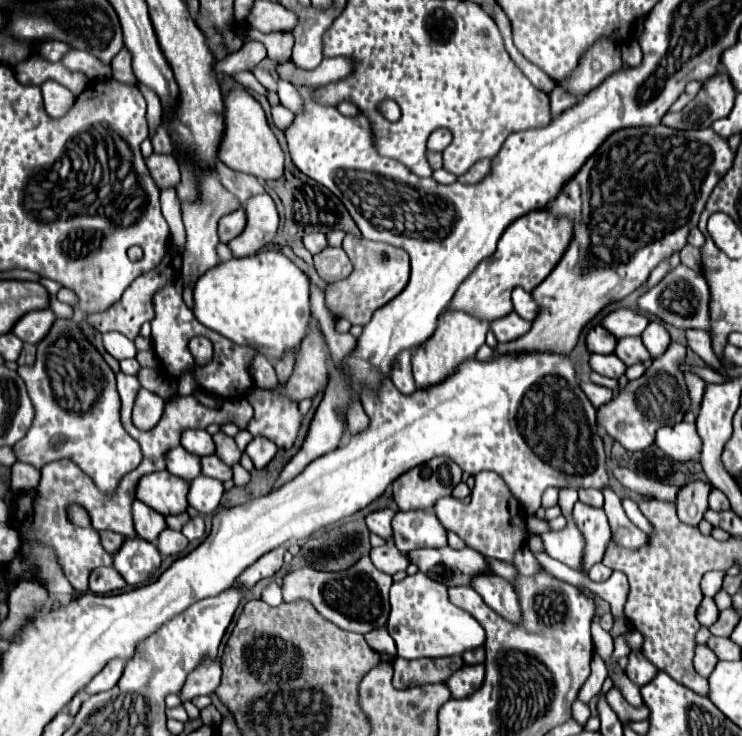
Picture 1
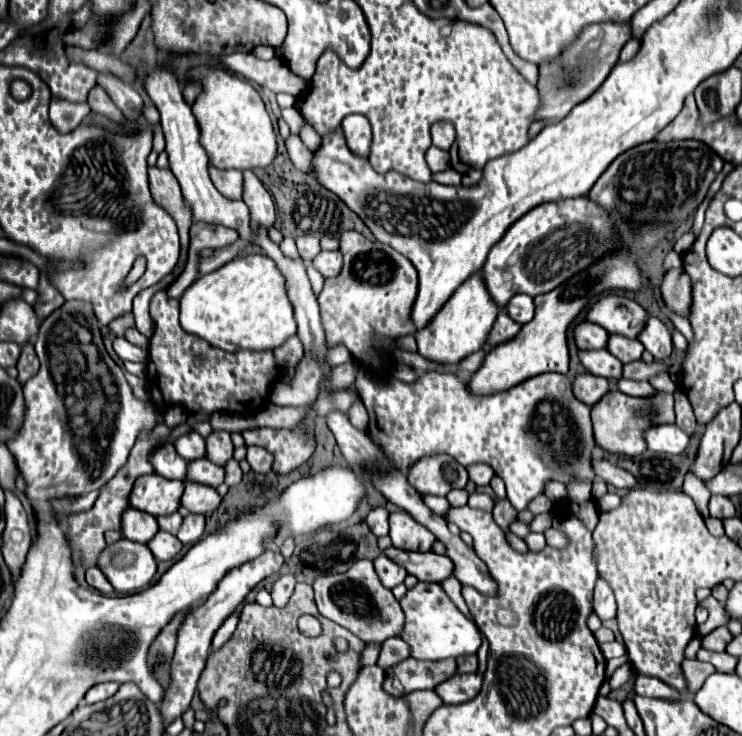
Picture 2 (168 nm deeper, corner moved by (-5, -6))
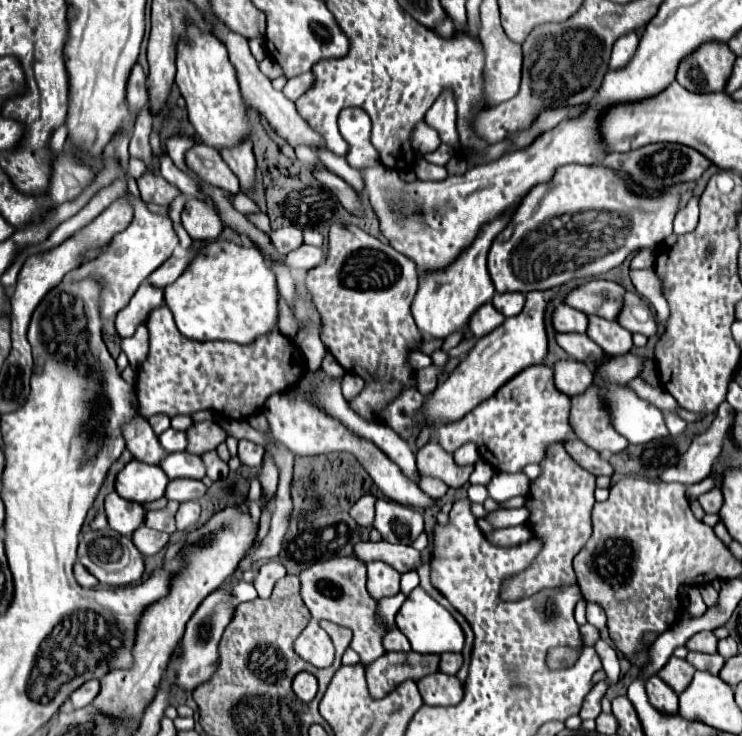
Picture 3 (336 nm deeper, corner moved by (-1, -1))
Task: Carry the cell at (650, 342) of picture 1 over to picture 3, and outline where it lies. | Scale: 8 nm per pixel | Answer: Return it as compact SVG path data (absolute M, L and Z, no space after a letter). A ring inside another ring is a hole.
M625 293L625 303L617 323L631 333L643 333L645 337L657 333L657 321L649 309L649 303L645 303L645 299L637 293Z

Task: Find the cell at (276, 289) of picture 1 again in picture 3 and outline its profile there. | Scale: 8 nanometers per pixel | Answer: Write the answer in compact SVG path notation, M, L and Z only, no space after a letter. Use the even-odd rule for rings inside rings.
M215 239L215 241L205 241L205 245L201 249L197 249L195 257L191 259L189 263L189 269L185 269L179 279L175 283L171 283L169 287L165 287L165 305L171 309L173 317L175 317L175 323L177 323L177 329L189 337L189 339L195 339L195 341L233 341L233 343L251 343L255 341L259 335L265 335L269 333L271 329L277 327L277 313L279 313L279 305L277 305L277 283L275 283L275 273L267 267L263 255L255 249L255 247L243 247L243 245L237 245L237 243L231 243L231 241L225 241L225 239Z

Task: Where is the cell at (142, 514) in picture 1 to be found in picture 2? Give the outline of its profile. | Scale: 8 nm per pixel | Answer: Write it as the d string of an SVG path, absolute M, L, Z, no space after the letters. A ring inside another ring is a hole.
M127 508L127 512L123 512L123 530L121 532L125 538L129 538L133 542L147 544L159 532L159 524L157 524L155 516L141 512L137 508Z

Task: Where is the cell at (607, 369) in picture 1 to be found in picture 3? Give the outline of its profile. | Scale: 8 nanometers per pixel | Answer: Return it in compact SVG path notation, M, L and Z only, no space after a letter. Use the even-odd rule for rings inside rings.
M555 333L555 341L561 349L565 349L573 359L583 363L593 363L603 357L603 349L593 343L587 335L577 333Z

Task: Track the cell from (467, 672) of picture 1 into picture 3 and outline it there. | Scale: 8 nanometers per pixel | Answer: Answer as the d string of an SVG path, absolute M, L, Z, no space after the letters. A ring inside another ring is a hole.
M445 673L425 675L417 681L425 705L457 705L463 699L463 685L457 677Z

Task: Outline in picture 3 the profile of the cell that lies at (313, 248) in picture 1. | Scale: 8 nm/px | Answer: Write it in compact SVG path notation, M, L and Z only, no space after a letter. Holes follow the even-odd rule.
M281 227L269 233L269 239L273 243L273 247L277 249L277 253L287 255L289 251L297 249L303 243L303 235L297 227Z

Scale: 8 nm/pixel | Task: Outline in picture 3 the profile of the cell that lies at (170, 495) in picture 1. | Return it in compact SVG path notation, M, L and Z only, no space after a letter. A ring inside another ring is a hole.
M131 459L117 473L115 491L127 501L145 503L163 497L167 483L169 479L159 465L147 465L137 459Z

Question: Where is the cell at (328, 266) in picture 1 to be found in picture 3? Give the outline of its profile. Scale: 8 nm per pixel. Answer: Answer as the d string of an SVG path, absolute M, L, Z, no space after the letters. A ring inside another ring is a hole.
M301 245L301 247L297 247L297 251L291 251L285 257L285 265L291 267L291 269L305 269L305 271L309 271L309 269L317 267L323 259L325 259L325 255L323 255L321 247Z

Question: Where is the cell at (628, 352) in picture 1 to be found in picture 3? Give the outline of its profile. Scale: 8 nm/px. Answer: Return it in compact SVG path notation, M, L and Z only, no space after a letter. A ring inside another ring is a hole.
M597 315L587 317L589 319L589 339L593 339L607 355L625 355L631 351L633 341L631 333L623 329L617 321L607 321Z

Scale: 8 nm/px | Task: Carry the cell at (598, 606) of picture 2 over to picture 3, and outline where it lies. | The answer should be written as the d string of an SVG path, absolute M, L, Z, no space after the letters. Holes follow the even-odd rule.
M587 603L587 623L591 623L593 627L597 627L599 631L605 627L607 617L605 617L603 609L597 603Z

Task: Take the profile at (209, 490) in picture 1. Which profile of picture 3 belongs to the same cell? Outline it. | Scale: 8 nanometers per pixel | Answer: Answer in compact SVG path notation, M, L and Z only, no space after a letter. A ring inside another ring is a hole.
M173 479L169 481L165 489L165 497L185 503L185 501L197 501L207 493L207 487L197 479Z

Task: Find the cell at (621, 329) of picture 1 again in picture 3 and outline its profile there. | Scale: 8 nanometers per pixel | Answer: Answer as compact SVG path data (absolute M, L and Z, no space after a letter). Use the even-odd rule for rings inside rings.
M591 279L589 283L571 289L565 297L565 303L585 315L599 315L615 321L621 311L623 293L625 289L613 281Z

